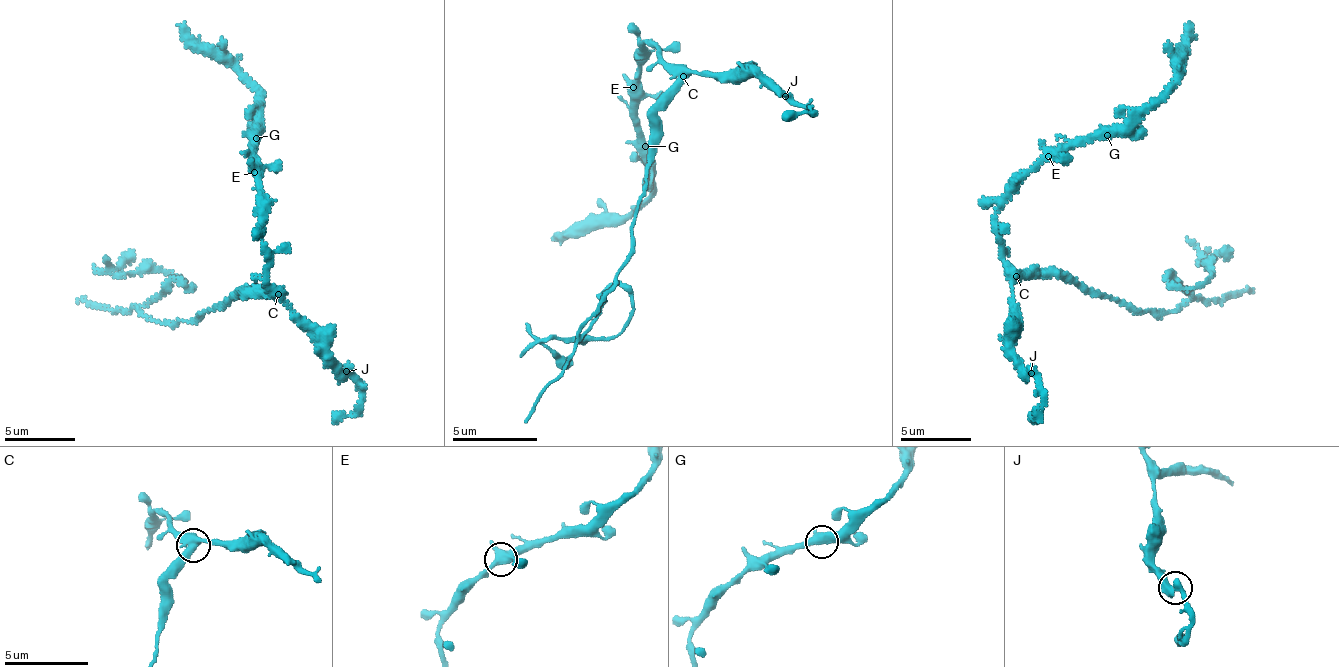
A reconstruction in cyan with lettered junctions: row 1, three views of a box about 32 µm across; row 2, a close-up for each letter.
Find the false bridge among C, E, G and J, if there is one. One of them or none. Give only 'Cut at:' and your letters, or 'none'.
Cut at: C

